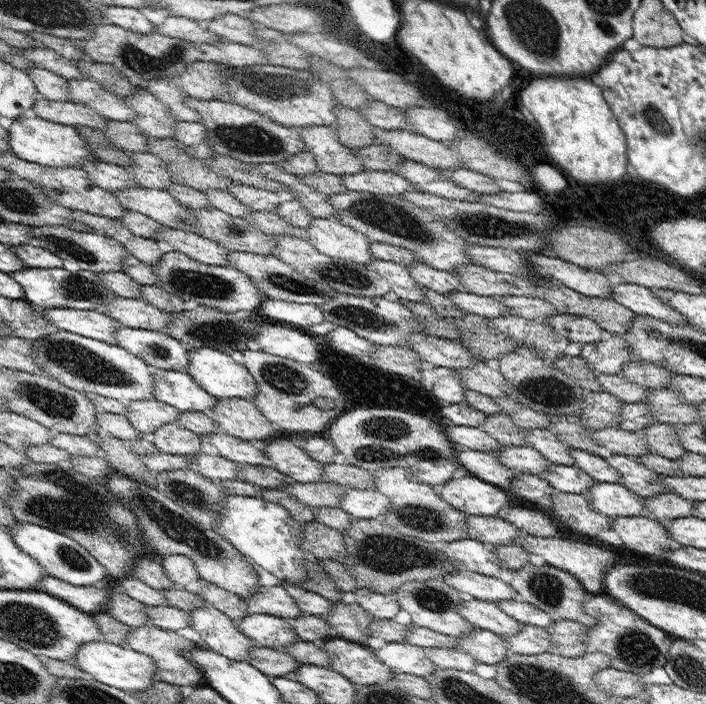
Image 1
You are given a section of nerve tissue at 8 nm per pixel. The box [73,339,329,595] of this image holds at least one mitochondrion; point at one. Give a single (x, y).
(165, 517)

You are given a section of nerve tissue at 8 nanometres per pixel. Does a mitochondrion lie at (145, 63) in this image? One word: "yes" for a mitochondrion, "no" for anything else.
yes

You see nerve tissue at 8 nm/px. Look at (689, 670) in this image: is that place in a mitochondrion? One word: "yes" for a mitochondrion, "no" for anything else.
yes

